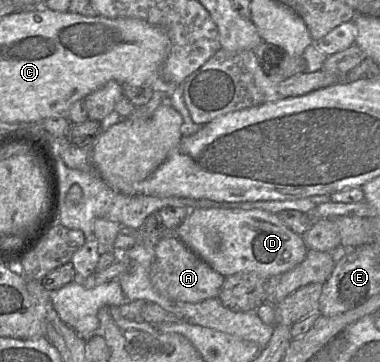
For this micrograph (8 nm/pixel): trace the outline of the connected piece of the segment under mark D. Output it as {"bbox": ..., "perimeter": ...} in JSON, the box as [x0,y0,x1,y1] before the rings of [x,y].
{"bbox":[175,208,308,278],"perimeter":[[[191,208],[175,236],[224,277],[250,272],[269,278],[301,263],[308,251],[302,237],[286,227],[276,213],[260,209]]]}

